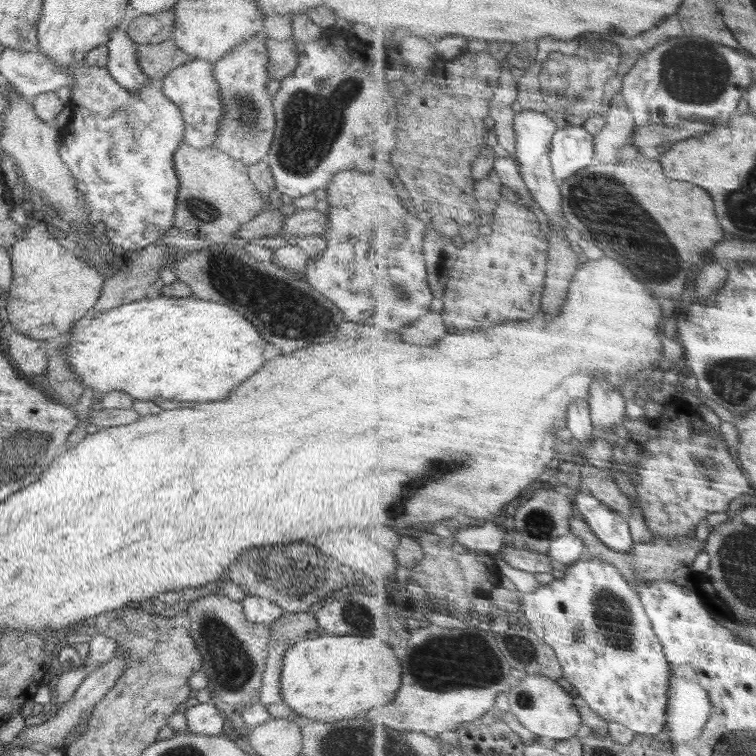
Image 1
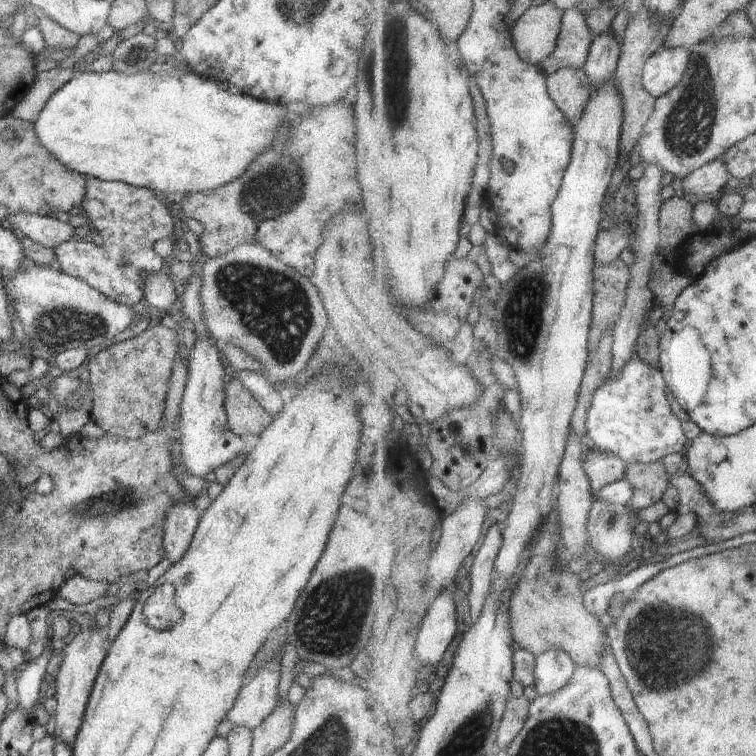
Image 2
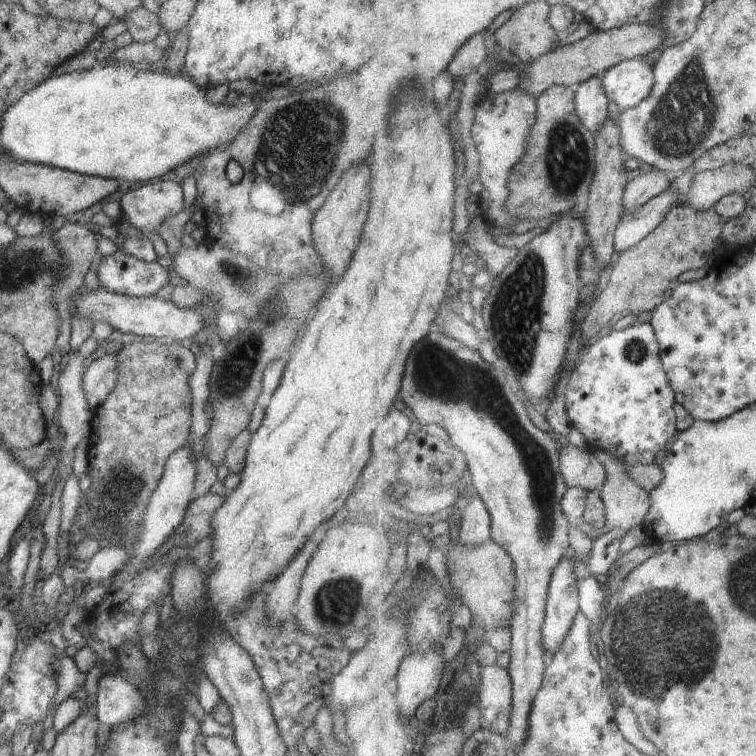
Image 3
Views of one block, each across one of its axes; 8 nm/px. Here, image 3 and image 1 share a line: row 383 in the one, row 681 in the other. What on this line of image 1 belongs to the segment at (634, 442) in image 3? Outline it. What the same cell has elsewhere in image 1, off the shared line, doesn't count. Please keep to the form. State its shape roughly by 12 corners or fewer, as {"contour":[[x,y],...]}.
{"contour":[[587,556],[522,599],[599,715],[664,732],[674,671],[643,599]]}

